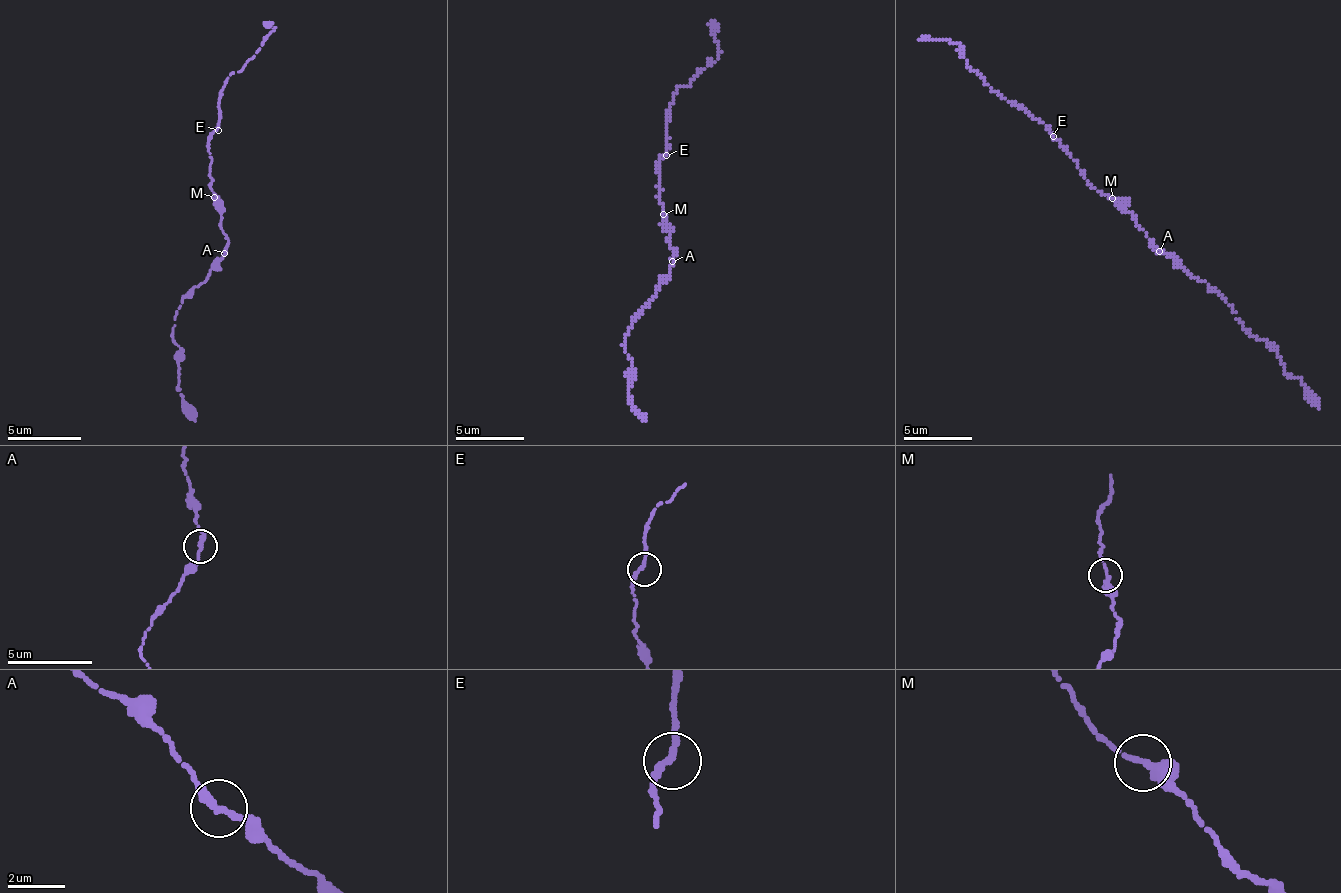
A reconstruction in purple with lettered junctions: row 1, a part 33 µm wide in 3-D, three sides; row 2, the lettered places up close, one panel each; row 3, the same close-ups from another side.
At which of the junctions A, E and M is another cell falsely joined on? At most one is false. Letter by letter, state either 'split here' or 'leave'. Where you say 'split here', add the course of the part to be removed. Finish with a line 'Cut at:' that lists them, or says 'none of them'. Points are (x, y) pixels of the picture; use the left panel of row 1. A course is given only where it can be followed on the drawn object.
A: leave
E: leave
M: leave
Cut at: none of them

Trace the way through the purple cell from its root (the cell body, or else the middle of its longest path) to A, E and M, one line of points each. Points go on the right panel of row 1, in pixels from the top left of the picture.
A: (1126, 212), (1132, 215), (1160, 250)
E: (1126, 212), (1084, 178), (1070, 153), (1053, 136)
M: (1126, 212), (1112, 198)

